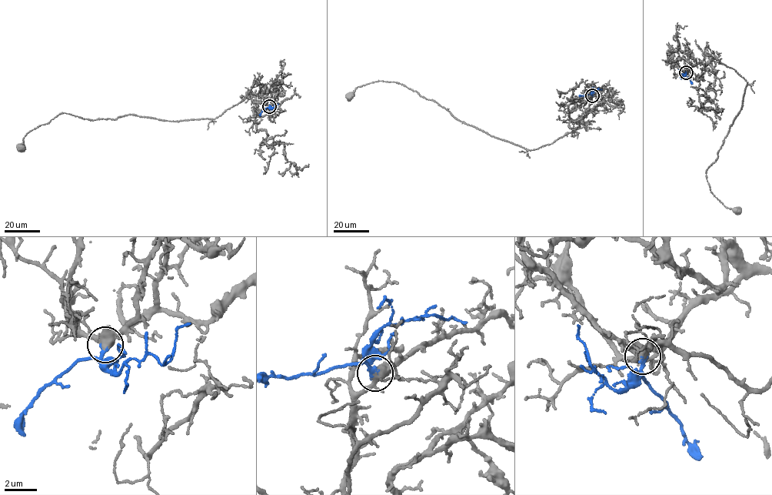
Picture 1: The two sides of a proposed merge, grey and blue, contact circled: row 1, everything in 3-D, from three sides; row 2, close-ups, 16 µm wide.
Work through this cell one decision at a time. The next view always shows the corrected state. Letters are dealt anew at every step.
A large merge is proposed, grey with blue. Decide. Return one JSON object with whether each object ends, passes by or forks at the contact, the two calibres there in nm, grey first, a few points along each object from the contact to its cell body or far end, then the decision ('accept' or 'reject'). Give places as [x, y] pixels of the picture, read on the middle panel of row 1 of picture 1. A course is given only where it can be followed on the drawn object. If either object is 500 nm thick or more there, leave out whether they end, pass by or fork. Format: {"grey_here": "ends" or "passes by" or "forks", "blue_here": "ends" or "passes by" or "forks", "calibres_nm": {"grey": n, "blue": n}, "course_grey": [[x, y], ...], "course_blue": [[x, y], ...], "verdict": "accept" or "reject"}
{"grey_here": "forks", "blue_here": "ends", "calibres_nm": {"grey": 400, "blue": 460}, "course_grey": [[592, 95], [578, 128], [550, 143], [527, 150], [458, 120], [434, 101], [395, 82], [362, 85], [348, 101]], "course_blue": [[592, 95], [593, 90], [602, 90]], "verdict": "accept"}

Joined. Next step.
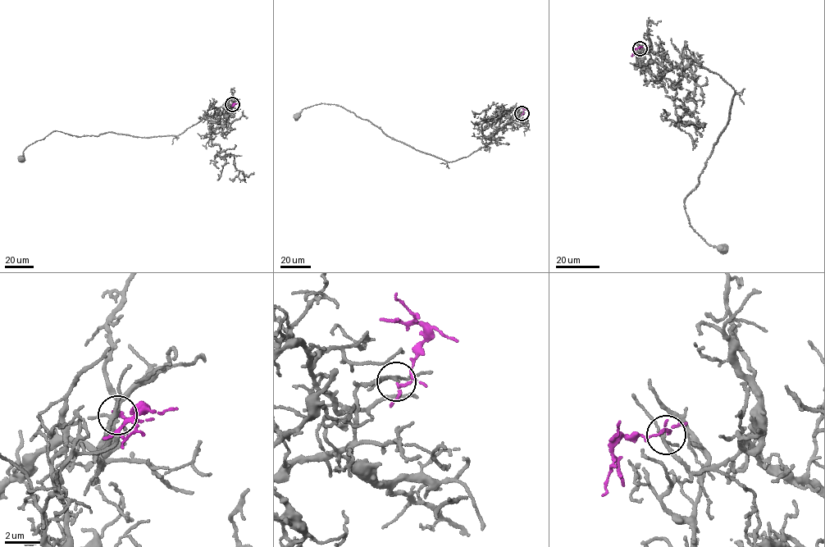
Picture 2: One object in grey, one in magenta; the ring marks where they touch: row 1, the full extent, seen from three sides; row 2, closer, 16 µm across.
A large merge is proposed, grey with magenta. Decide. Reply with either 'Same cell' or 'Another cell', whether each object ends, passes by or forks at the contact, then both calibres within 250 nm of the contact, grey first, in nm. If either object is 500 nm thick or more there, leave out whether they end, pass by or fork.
Another cell. At the ring grey forks. At the ring magenta passes by. Thickness 140 nm (grey) against 130 nm

